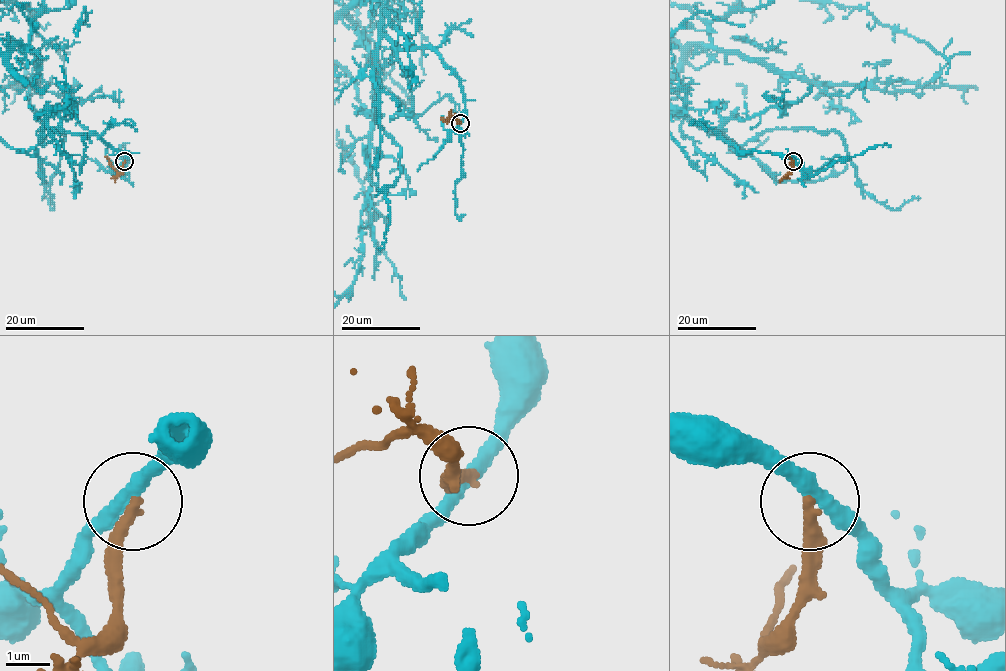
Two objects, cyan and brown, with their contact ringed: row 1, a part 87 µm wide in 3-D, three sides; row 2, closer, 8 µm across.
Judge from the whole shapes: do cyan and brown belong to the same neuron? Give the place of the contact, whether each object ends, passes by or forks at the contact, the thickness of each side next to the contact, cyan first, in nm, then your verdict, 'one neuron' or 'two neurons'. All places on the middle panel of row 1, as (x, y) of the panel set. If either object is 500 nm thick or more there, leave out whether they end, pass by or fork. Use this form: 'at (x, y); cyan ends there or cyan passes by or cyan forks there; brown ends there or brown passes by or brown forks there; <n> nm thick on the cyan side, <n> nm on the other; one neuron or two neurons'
at (460, 123); cyan passes by; brown ends there; 320 nm thick on the cyan side, 280 nm on the other; one neuron

